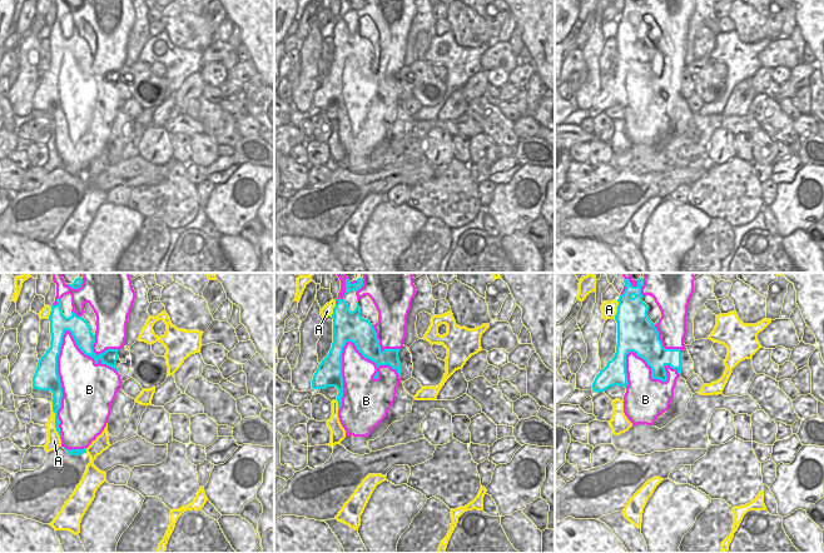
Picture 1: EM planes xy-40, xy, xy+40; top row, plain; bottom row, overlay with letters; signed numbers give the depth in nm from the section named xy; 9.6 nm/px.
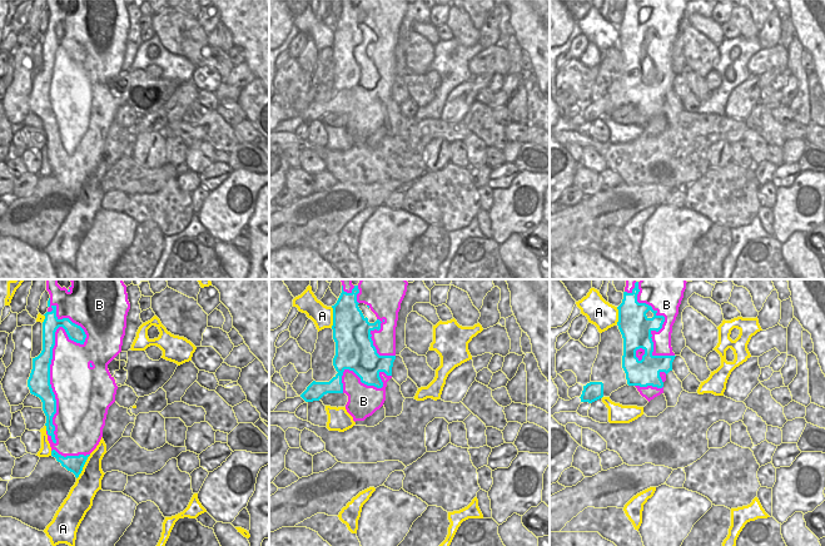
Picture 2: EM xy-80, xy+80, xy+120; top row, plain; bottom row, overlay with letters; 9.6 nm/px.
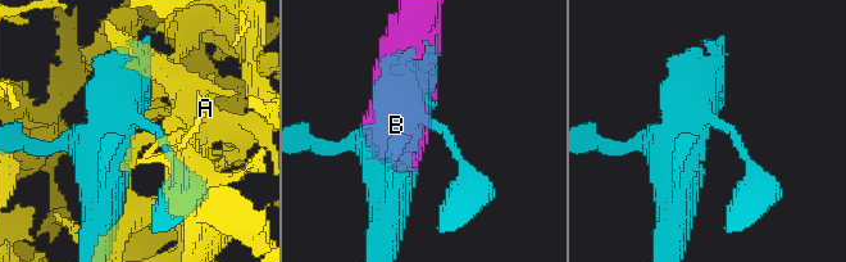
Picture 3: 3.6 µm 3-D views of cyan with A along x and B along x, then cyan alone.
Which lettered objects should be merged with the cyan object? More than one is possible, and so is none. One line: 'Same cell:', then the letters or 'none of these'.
Same cell: B

